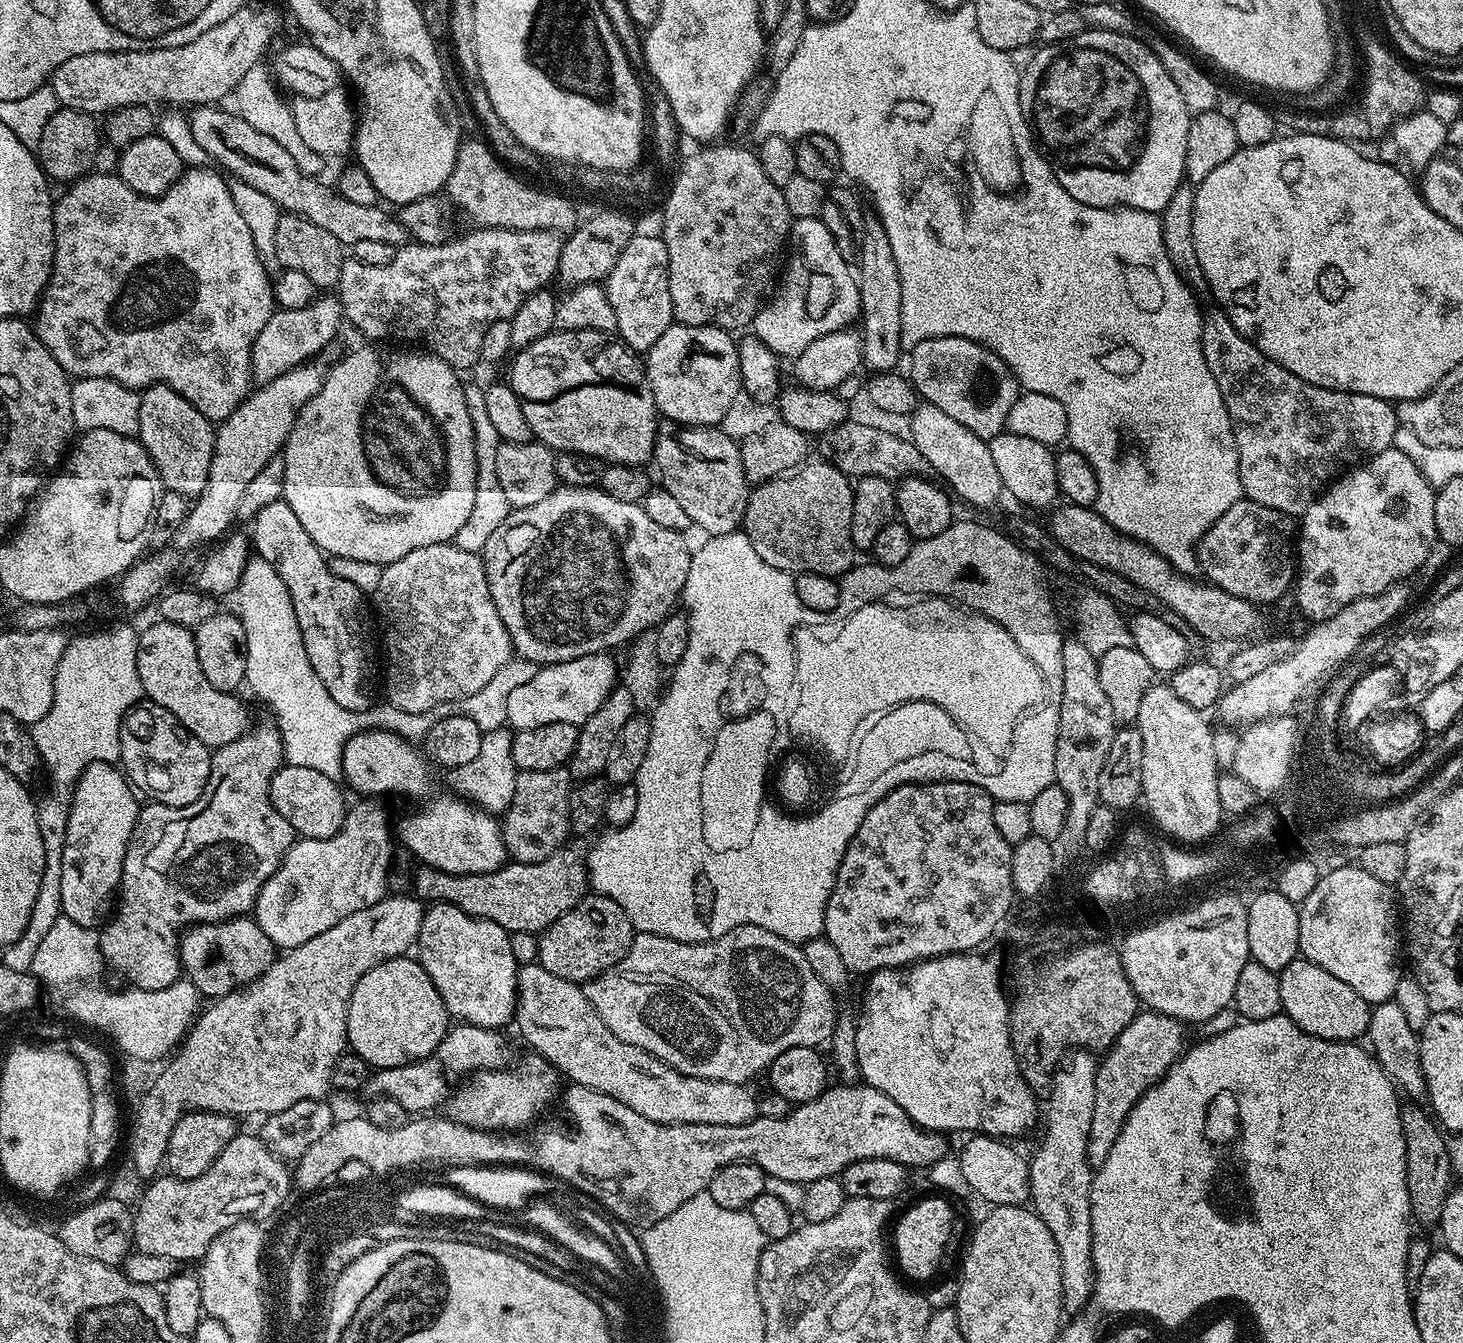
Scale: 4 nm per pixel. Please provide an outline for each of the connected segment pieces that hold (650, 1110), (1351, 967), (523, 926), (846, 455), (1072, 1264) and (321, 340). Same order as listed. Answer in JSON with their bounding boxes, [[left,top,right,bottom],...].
[[514,962,758,1126],[1299,866,1402,1006],[412,850,589,933],[816,420,928,482],[1028,1050,1098,1313],[252,294,342,385]]

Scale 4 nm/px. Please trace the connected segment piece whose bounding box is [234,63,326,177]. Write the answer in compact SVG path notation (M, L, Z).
M259 63L250 66L250 70L246 70L242 82L238 82L234 93L234 101L236 100L234 111L237 116L250 122L250 126L254 126L254 130L259 130L261 134L274 138L274 142L278 142L278 146L282 146L282 150L286 150L286 154L290 154L290 158L294 158L294 162L298 165L298 170L302 170L302 174L319 177L320 171L326 164L325 157L310 150L310 146L306 146L306 142L300 136L297 124L294 123L291 103L287 99L284 101L285 93L278 87L273 73L269 69L267 72L264 67L263 63Z

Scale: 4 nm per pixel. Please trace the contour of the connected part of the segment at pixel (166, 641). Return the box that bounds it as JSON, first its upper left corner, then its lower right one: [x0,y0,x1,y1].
[136,620,250,750]

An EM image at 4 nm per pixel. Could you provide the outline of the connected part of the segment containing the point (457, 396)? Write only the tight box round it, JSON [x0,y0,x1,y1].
[282,346,476,565]

